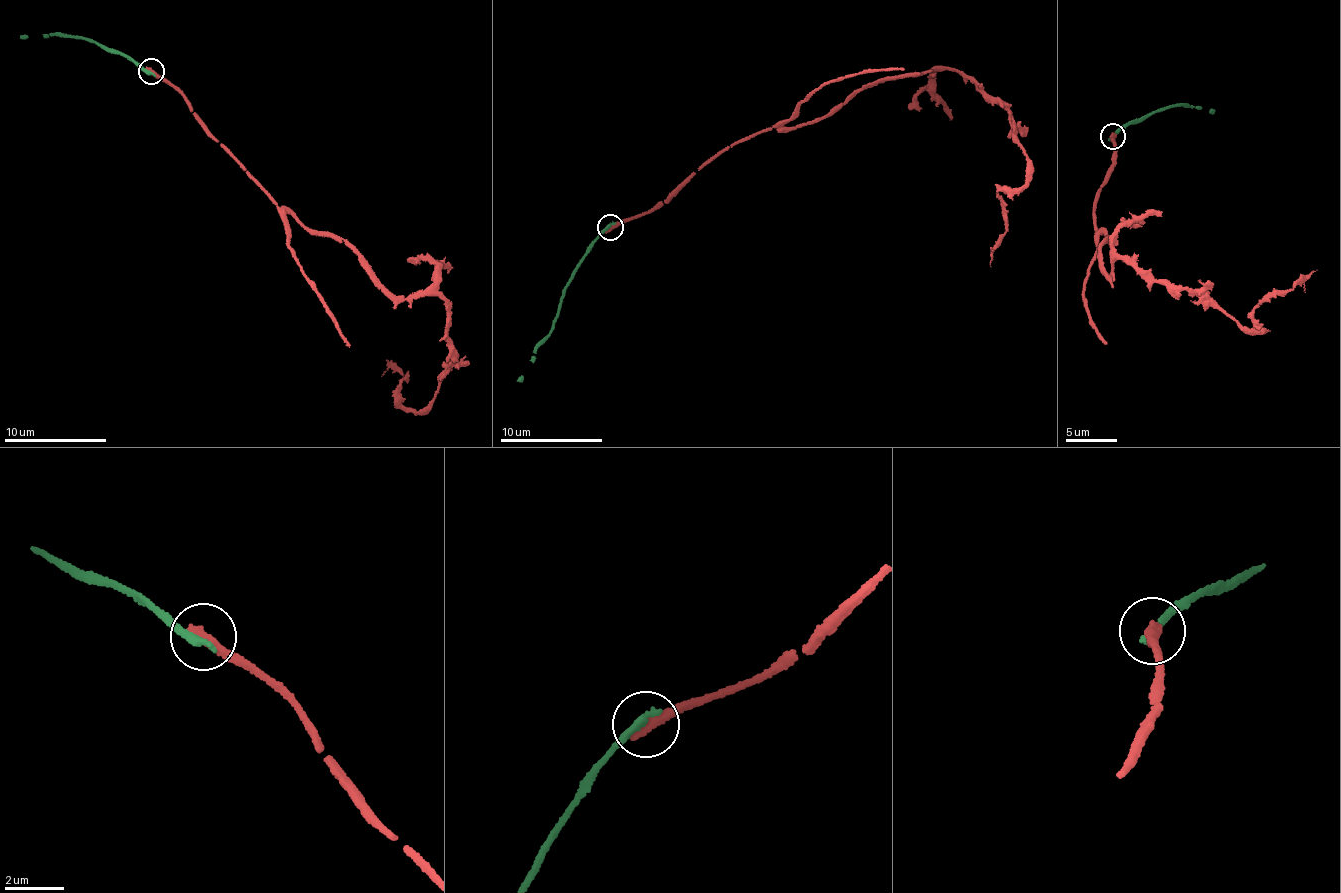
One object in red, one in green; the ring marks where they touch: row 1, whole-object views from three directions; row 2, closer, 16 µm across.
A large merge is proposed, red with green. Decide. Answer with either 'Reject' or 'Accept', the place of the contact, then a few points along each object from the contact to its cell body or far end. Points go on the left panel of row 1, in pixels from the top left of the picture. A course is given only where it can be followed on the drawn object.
Reject. Place: (151, 71). Course of red: (152, 72), (279, 207), (390, 293), (442, 299), (455, 358), (429, 404), (401, 403), (385, 359). Course of green: (149, 71), (87, 39), (50, 33), (21, 35)

